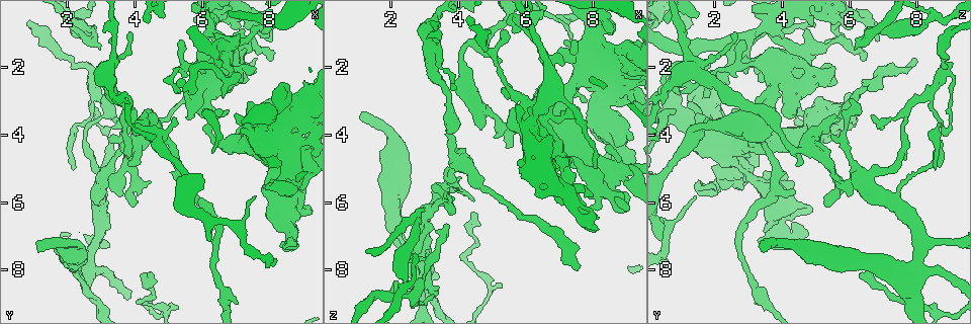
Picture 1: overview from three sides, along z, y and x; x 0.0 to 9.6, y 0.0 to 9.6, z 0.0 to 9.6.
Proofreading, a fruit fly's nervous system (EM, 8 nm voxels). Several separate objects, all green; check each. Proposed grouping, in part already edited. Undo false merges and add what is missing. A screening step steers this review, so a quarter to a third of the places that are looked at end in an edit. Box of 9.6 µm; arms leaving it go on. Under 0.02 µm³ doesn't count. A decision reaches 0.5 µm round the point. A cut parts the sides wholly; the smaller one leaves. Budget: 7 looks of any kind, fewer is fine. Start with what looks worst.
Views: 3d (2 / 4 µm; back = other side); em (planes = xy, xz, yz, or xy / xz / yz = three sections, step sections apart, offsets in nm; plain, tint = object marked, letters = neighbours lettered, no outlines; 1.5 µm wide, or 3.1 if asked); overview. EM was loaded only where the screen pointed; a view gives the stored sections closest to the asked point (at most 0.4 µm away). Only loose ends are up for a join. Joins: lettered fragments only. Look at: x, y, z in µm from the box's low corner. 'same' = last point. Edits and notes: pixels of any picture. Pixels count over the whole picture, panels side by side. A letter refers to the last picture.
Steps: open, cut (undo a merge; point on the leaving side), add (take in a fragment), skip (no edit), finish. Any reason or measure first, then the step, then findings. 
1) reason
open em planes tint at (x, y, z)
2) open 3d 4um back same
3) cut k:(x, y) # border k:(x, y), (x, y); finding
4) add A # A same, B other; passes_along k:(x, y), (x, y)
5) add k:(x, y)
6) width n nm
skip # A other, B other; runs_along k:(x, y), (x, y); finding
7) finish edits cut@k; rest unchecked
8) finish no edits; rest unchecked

an open end
open em xy step 8 letters at (1.20, 7.50, 3.45)

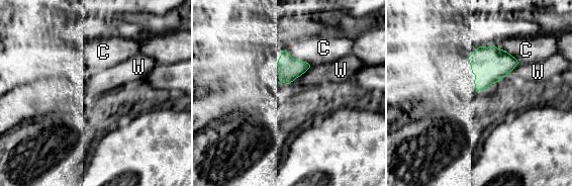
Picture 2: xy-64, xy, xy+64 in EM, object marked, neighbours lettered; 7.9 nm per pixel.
skip # C other, W other; border 2:(310, 67), (289, 83); none of them fits

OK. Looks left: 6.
three-way junction
open 3d 4um at (6.30, 0.75, 3.80)

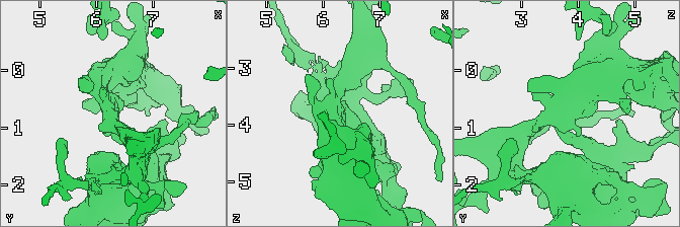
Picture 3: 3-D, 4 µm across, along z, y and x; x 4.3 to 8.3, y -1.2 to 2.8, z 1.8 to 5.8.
arms 3; arm_widths 170, 220, 320 nm
open em planes letters at (6.30, 0.80, 3.80)

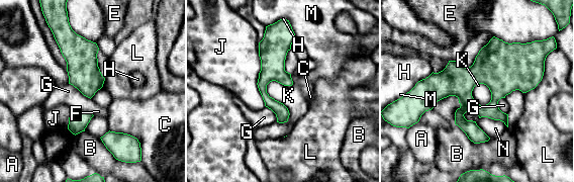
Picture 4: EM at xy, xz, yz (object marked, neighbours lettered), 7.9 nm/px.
skip # A other, B other, C other, E other, F other, G other, H other, J other, K other, L other, M other, N other; runs_along 4:(268, 31), (263, 92), (281, 120); continuous, no second neuron

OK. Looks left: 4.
three-way junction
open em 3.1um planes tint at (2.05, 7.75, 6.45)

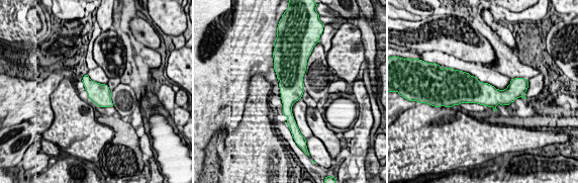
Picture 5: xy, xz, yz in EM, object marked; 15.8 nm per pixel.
see the neighbours
open em 3.1um planes letters same

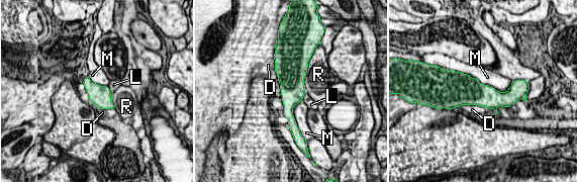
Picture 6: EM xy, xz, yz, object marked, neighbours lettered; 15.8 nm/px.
skip # D other, L other, M other, R other; border 6:(457, 71), (500, 91), (512, 82); one neuron here

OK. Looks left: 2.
finish no edits; rest unchecked

